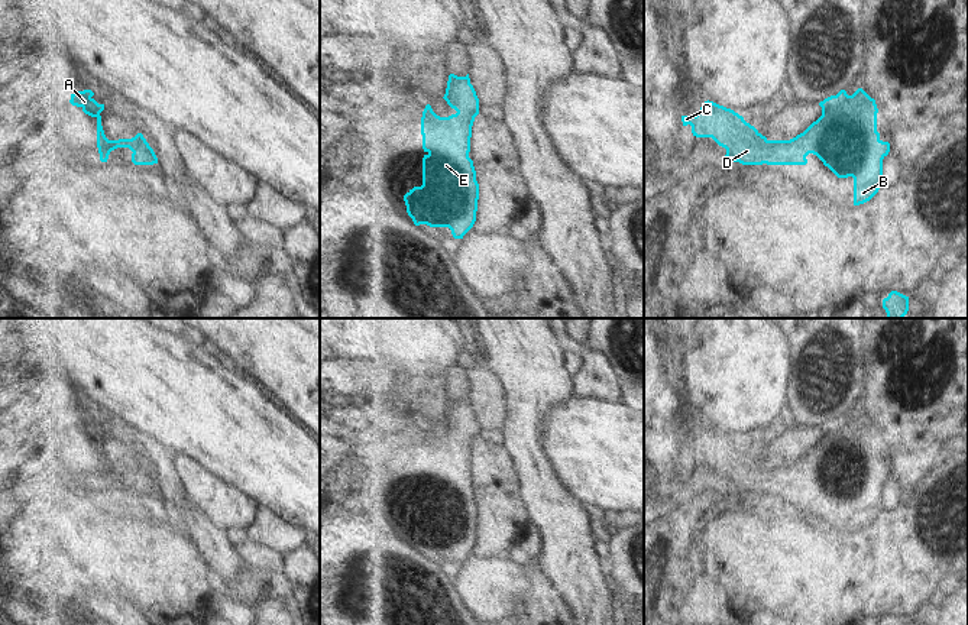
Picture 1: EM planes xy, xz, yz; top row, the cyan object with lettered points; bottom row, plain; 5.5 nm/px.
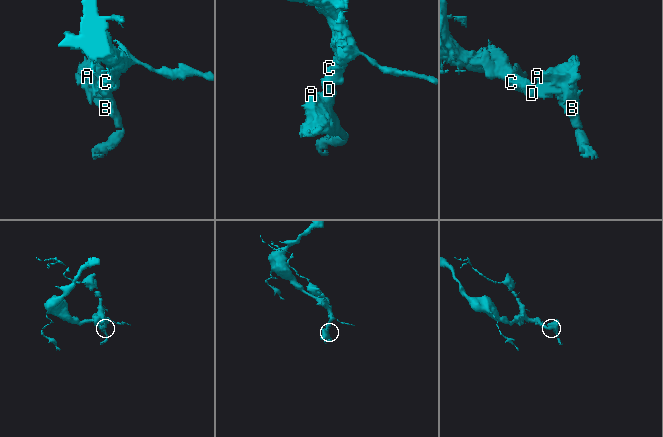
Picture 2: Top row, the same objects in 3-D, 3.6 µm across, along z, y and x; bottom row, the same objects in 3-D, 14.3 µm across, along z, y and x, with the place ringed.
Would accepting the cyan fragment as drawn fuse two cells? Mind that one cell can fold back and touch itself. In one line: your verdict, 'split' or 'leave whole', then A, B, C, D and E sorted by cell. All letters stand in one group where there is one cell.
leave whole; A B C D E

